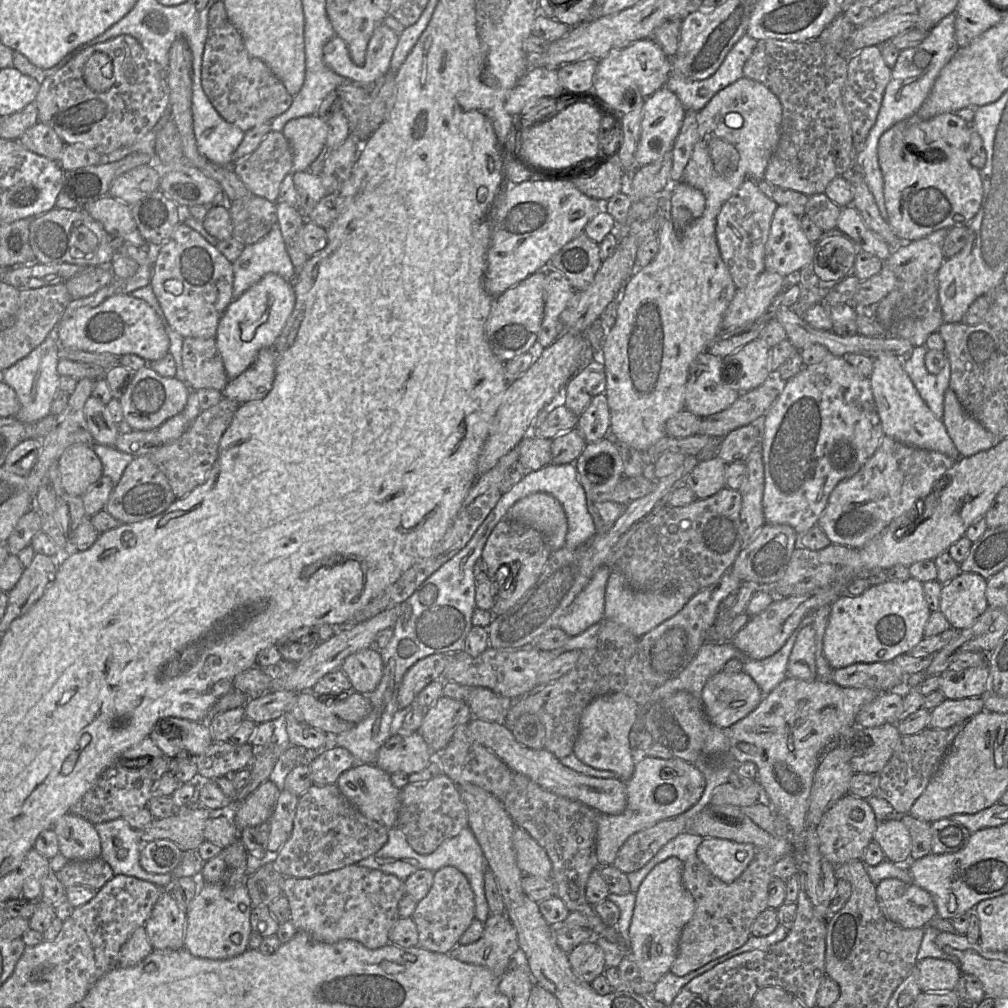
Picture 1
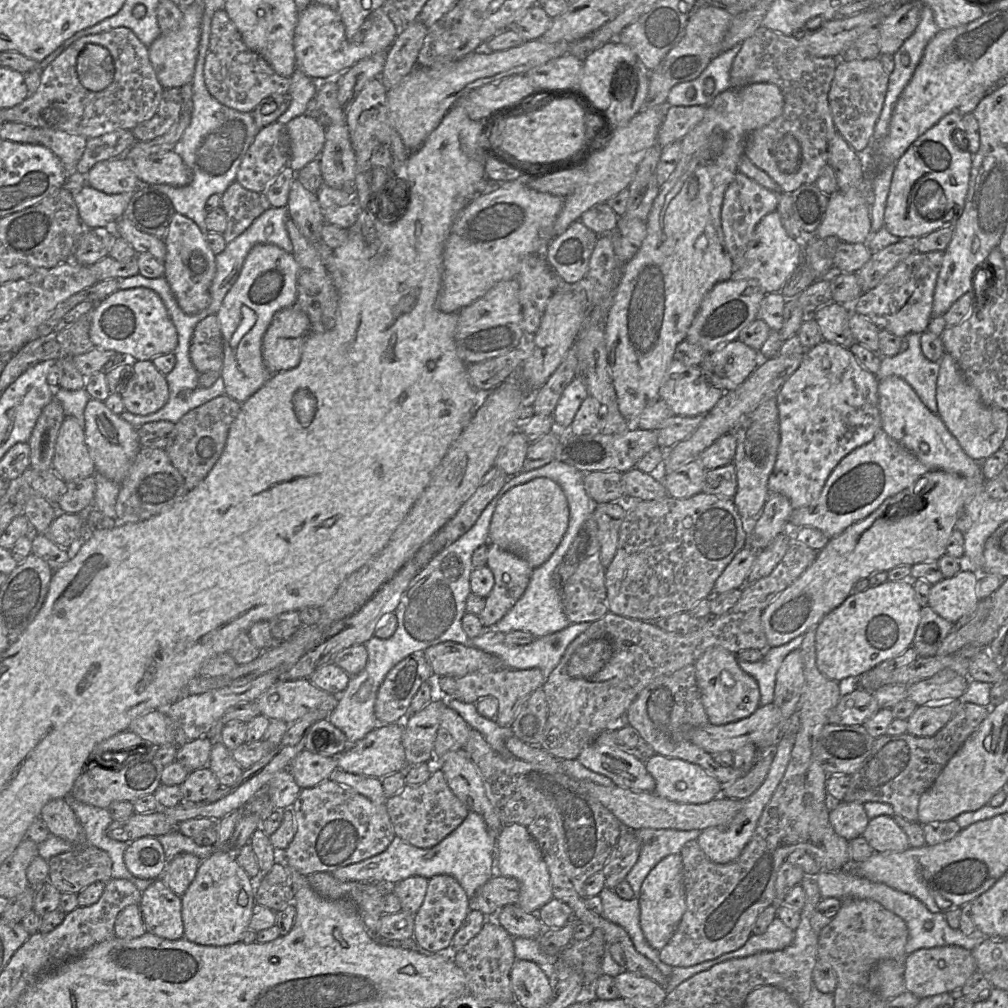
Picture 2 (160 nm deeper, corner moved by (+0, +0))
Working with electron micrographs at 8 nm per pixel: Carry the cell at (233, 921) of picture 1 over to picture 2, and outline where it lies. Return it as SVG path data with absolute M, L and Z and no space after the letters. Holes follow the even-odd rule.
M262 791L245 803L241 808L218 821L218 837L214 844L214 847L216 847L218 851L201 861L194 880L181 896L184 938L190 942L206 946L227 946L241 941L242 934L249 928L253 907L256 904L254 898L256 881L251 879L238 864L233 851L229 848L229 840L234 832L236 824L243 815L251 813L257 815L260 821L263 821L266 820L274 810L275 807L269 795L265 791Z

